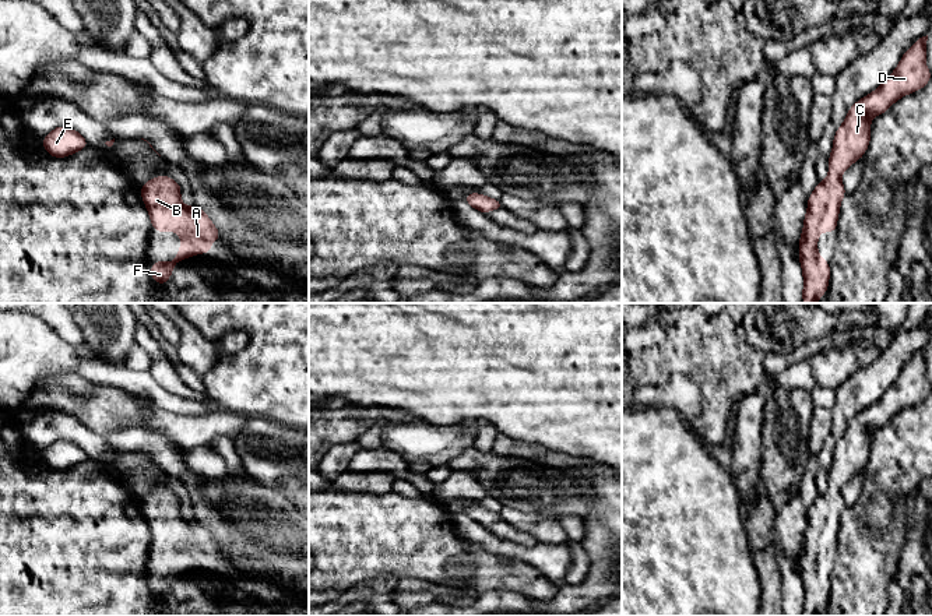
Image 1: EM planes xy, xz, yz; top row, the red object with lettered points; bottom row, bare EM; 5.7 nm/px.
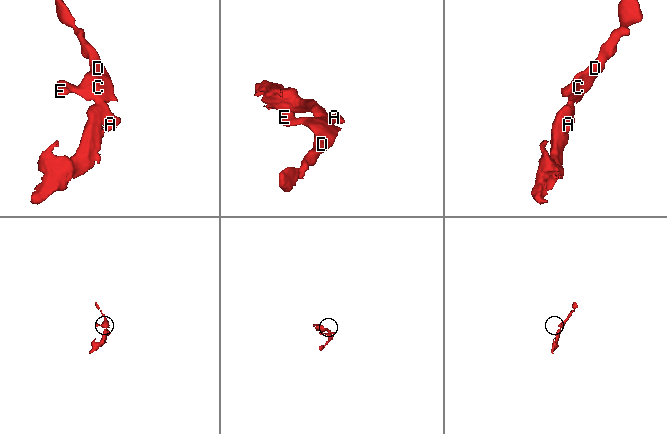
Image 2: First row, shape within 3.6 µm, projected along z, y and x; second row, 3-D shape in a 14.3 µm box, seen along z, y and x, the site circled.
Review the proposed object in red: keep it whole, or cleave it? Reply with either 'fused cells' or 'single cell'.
single cell

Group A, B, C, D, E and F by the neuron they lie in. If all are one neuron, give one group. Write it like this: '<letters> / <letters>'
A B C D E F

